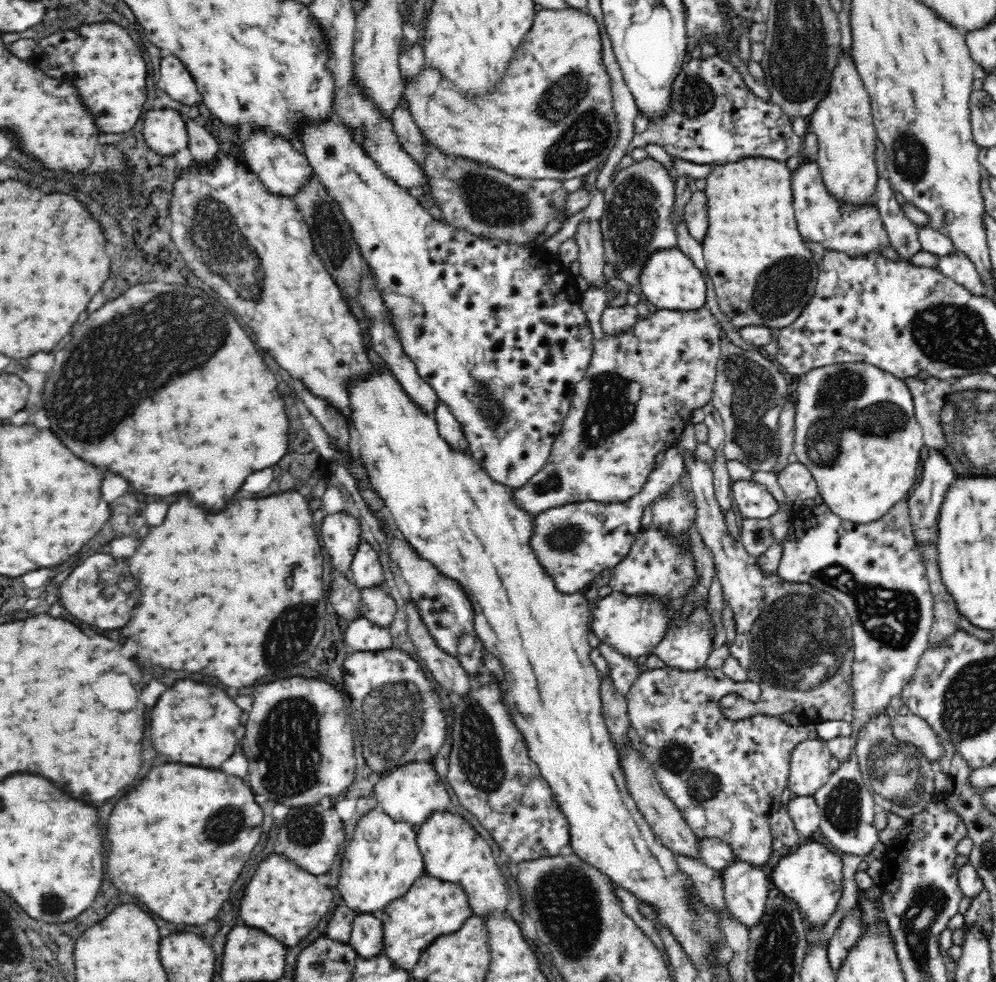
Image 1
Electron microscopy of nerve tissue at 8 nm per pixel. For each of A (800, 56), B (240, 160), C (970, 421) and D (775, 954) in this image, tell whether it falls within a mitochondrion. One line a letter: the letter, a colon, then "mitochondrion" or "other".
A: mitochondrion
B: other
C: mitochondrion
D: mitochondrion

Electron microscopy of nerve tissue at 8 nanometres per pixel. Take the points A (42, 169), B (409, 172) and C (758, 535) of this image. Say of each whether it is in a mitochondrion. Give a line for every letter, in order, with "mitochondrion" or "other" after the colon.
A: other
B: other
C: other

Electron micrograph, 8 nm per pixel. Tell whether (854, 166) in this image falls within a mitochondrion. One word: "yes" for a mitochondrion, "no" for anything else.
no

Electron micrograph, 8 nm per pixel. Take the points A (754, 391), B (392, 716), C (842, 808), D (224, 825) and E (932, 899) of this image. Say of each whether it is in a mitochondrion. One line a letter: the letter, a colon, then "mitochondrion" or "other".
A: mitochondrion
B: mitochondrion
C: mitochondrion
D: mitochondrion
E: mitochondrion

